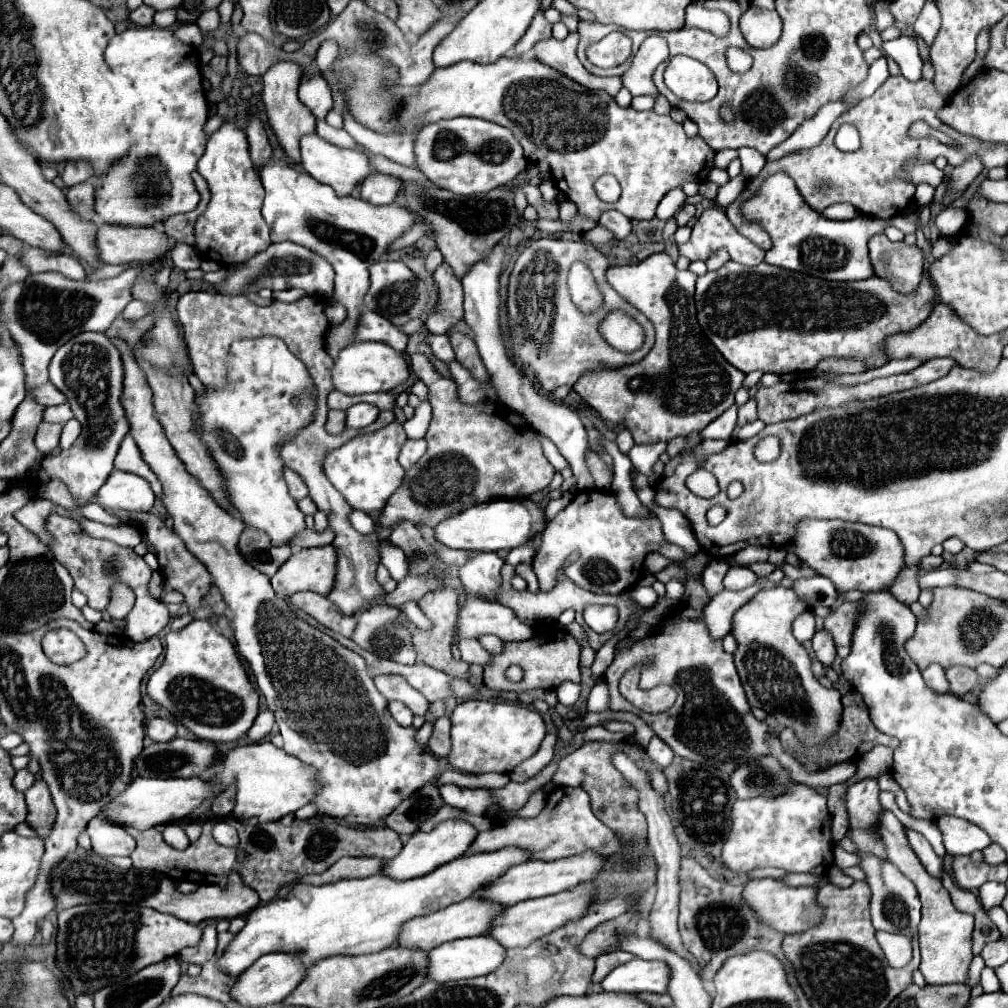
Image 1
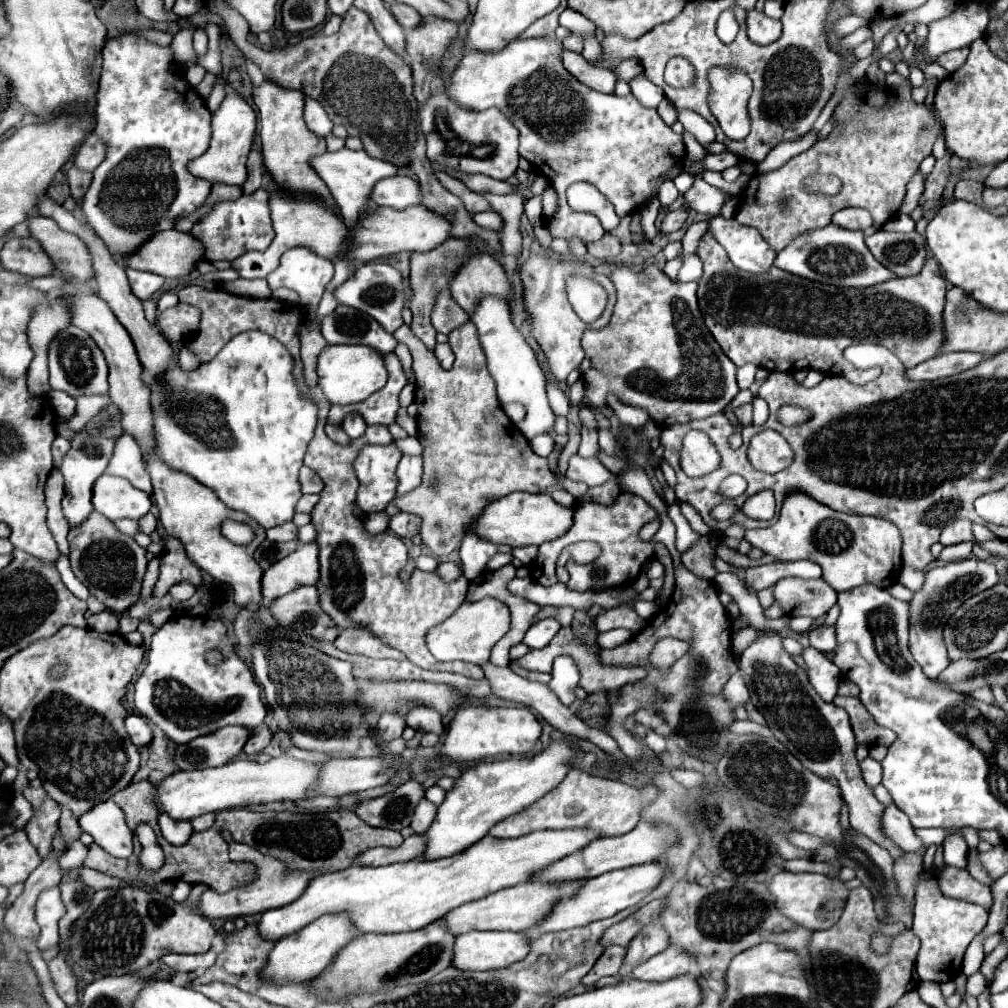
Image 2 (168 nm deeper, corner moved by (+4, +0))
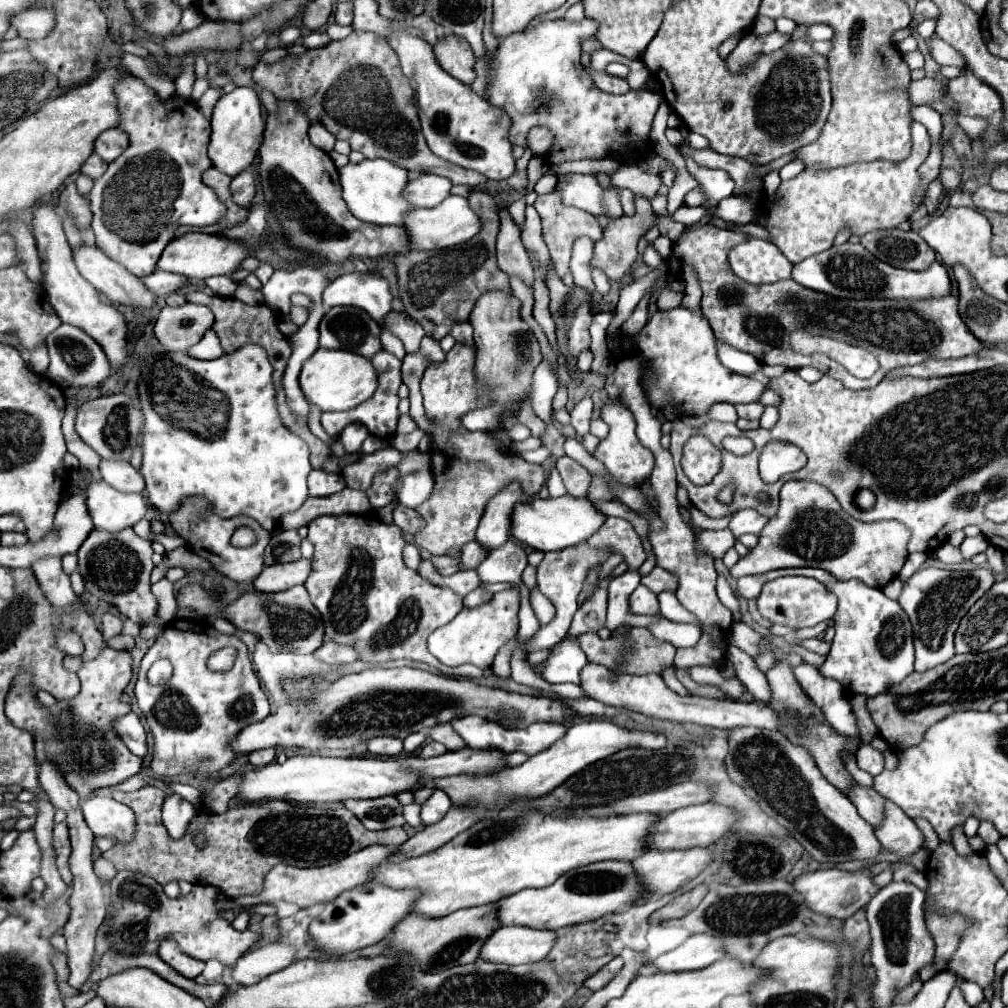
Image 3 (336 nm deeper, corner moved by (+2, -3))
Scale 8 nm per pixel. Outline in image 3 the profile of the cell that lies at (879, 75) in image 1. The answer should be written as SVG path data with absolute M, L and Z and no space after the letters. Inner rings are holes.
M794 159L787 163L779 171L782 181L788 181L793 177L797 176L805 168L804 163L799 159Z

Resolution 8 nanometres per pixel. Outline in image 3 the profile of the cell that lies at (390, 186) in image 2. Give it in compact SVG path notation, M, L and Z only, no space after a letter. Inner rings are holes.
M419 175L405 185L405 199L411 207L435 207L449 197L451 181L439 175Z

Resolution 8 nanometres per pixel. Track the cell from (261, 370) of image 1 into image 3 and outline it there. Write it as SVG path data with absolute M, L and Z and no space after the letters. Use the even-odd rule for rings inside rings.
M243 345L213 361L199 361L185 353L151 353L141 365L139 401L145 415L141 473L147 483L149 501L161 511L171 513L181 499L203 495L211 501L213 513L219 517L249 515L263 529L275 531L279 519L299 509L307 499L307 475L311 471L309 447L279 417L273 365L261 345Z

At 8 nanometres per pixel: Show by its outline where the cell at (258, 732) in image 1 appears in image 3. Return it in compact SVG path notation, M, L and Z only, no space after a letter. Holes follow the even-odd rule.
M269 747L269 749L259 749L259 751L253 751L249 753L249 763L255 765L255 767L263 767L263 765L269 765L275 761L275 755L277 755L277 749Z

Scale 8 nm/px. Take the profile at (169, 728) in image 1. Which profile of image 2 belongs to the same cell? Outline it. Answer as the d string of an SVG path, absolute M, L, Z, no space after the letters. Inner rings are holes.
M129 714L125 718L125 728L129 732L129 738L131 742L141 748L141 746L147 746L151 742L151 728L147 724L147 720L143 716L137 716L137 714Z

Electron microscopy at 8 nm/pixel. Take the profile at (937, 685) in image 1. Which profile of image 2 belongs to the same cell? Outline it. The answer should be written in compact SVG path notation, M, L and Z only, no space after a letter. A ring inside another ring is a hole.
M963 560L963 562L953 562L941 568L931 568L925 572L925 582L921 586L921 590L917 590L909 602L909 646L911 646L911 654L913 658L919 662L919 666L923 668L925 676L935 680L949 664L947 658L947 650L945 650L945 642L943 642L943 628L947 624L947 620L955 614L955 610L969 600L971 596L995 586L1001 580L1001 576L997 574L995 566L991 562L985 560Z

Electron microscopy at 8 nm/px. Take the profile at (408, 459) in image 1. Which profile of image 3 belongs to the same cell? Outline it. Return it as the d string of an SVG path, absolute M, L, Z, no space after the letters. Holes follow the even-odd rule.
M415 471L401 477L401 489L397 493L397 501L405 507L417 507L425 499L429 499L433 489L433 475L431 471Z

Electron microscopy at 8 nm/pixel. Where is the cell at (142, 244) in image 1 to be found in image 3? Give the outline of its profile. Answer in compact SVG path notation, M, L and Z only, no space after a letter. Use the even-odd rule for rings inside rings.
M185 233L169 241L165 251L157 261L157 269L167 273L177 273L187 279L207 279L213 275L231 275L239 263L247 257L247 249L243 243L227 241L219 235L205 235L205 233Z

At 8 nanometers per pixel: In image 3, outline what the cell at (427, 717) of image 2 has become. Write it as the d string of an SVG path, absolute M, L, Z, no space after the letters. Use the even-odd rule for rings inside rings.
M441 723L441 725L435 725L429 733L427 733L433 741L439 741L443 743L449 751L457 751L461 747L465 747L463 739L453 731L453 727L449 723Z

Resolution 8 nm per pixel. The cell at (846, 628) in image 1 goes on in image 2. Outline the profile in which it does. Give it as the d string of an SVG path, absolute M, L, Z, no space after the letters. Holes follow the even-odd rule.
M821 626L809 632L809 642L815 650L823 650L823 654L835 650L835 628L833 626Z

